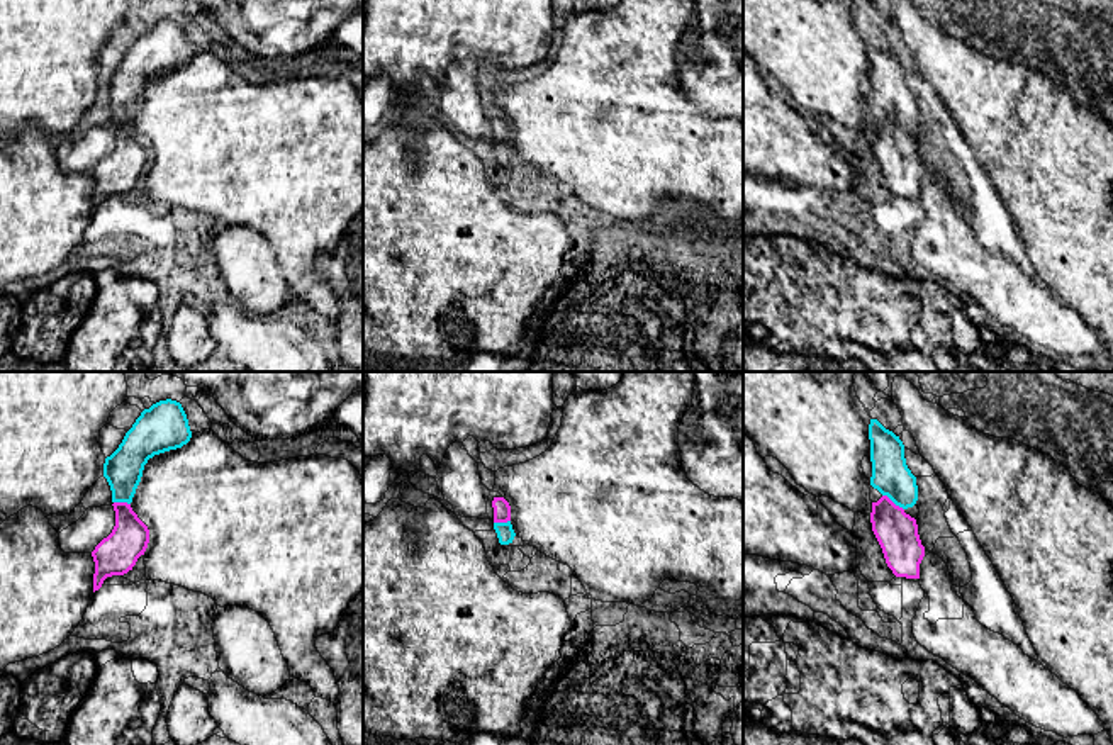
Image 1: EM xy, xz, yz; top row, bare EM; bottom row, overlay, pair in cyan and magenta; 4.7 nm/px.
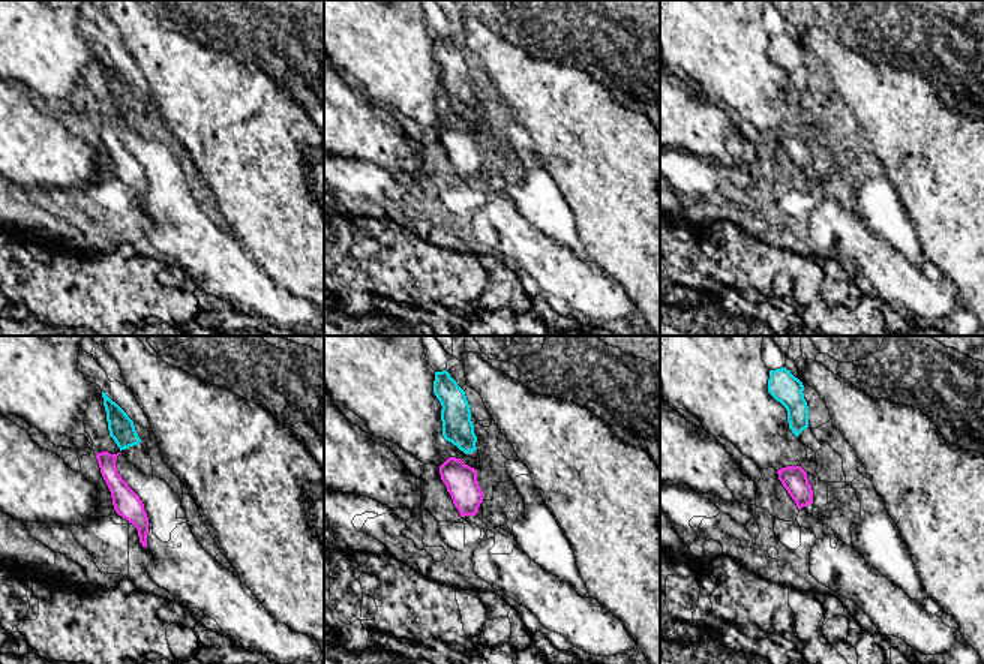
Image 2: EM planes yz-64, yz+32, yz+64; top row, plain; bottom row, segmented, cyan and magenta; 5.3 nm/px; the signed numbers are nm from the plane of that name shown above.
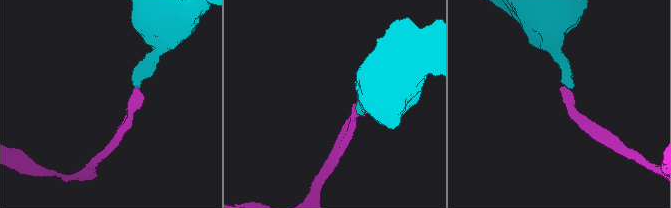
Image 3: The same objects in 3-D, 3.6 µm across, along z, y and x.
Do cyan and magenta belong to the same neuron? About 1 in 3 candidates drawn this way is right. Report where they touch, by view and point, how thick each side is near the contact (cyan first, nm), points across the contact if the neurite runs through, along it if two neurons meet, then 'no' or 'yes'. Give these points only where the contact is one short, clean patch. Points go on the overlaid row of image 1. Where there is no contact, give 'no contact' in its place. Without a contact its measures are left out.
meets cyan in yz at (893, 501); 180 nm thick on the cyan side, 200 nm on the other; runs through yz (891, 477), (893, 501), (893, 528), (896, 532); yes

